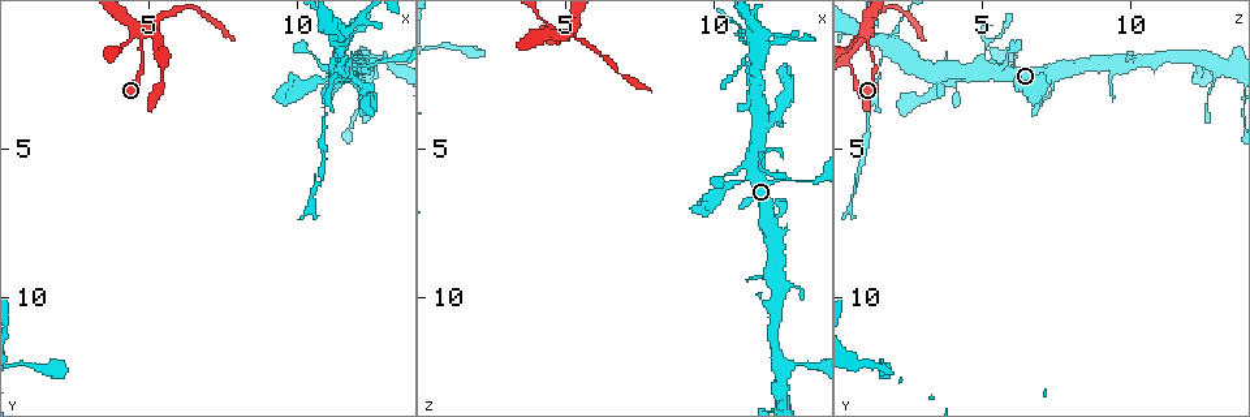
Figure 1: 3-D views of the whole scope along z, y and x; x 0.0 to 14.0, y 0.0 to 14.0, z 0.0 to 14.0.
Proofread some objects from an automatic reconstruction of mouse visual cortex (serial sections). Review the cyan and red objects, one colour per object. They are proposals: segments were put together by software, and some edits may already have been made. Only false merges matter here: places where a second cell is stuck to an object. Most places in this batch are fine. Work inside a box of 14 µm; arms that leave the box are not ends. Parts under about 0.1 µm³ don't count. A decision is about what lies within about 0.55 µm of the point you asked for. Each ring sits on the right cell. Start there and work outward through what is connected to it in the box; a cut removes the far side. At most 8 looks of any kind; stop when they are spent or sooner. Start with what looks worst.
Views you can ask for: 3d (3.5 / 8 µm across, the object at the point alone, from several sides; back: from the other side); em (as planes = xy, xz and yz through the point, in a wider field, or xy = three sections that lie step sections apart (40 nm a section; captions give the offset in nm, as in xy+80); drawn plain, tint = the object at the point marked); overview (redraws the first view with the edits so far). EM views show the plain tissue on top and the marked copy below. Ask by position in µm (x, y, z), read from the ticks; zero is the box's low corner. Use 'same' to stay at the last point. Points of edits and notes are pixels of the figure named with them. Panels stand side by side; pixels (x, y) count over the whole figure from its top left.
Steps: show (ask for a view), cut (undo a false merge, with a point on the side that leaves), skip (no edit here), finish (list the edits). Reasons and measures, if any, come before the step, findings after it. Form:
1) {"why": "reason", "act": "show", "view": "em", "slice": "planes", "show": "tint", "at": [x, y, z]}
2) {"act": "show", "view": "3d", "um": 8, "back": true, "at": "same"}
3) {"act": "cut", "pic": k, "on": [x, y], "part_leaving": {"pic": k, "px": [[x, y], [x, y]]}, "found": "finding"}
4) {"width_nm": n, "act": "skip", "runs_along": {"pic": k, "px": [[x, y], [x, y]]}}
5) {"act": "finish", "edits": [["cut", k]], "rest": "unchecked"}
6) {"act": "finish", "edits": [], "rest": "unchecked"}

{"why": "narrows sharply", "act": "show", "view": "3d", "um": 3.5, "at": [11.3, 2.4, 1.5]}

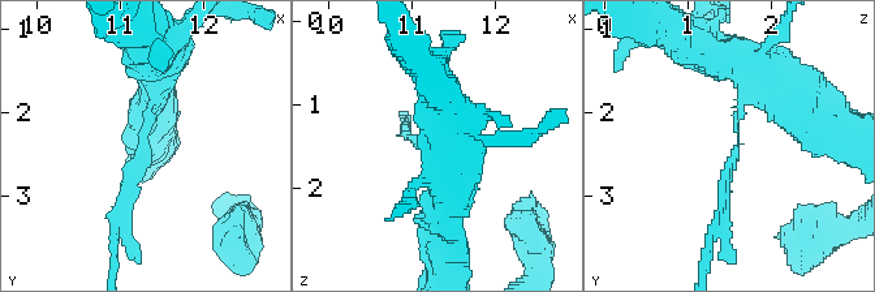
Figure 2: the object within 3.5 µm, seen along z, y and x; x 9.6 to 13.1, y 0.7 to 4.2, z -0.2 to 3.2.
{"arm_widths_nm": [150, 350], "why": "need the tissue", "act": "show", "view": "em", "slice": "xy", "step": 5, "show": "tint", "at": [11.25, 2.40, 1.60]}

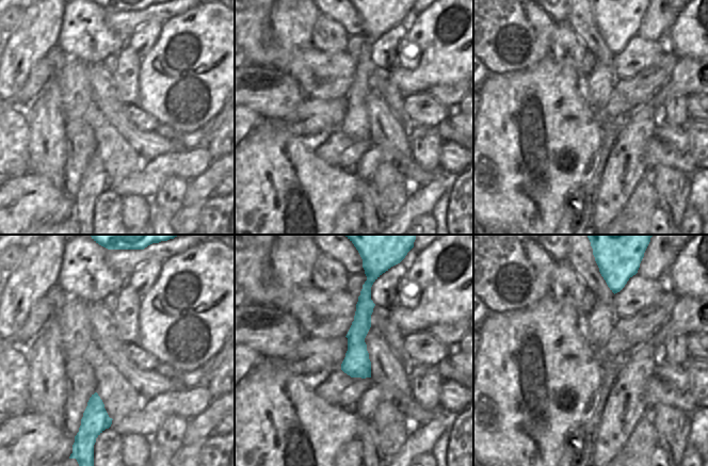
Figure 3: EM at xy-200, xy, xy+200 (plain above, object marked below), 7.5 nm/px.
{"act": "cut", "pic": 2, "on": [728, 166], "part_leaving": {"pic": 2, "px": [[738, 128], [708, 244]]}, "found": "a second cell is stuck on"}

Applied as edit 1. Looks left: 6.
{"why": "looks like a crossing", "act": "show", "view": "3d", "um": 3.5, "back": true, "at": [4.8, 1.2, 1.1]}

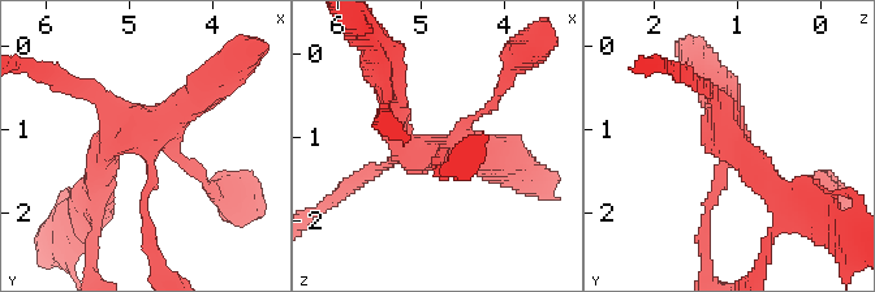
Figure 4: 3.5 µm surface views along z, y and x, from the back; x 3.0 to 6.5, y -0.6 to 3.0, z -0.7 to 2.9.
{"why": "shape alone is not enough", "act": "show", "view": "em", "slice": "planes", "show": "tint", "at": [4.80, 1.25, 1.15]}

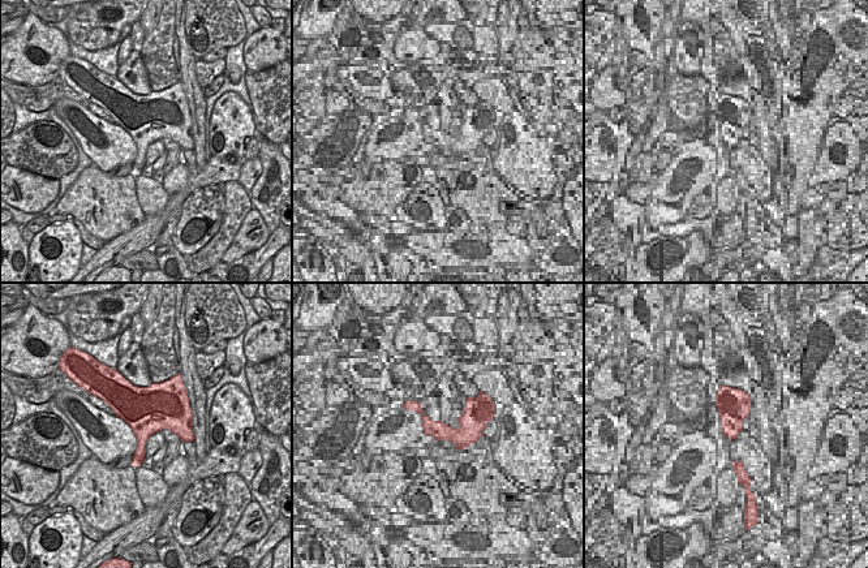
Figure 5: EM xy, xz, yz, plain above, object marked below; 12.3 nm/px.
{"width_nm": 600, "act": "skip", "runs_along": {"pic": 4, "px": [[702, 232], [722, 128], [755, 167]]}, "found": "continuous, no second cell"}

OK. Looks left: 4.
{"why": "three-way junction", "act": "show", "view": "3d", "um": 3.5, "back": true, "at": [12.3, 2.3, 13.4]}

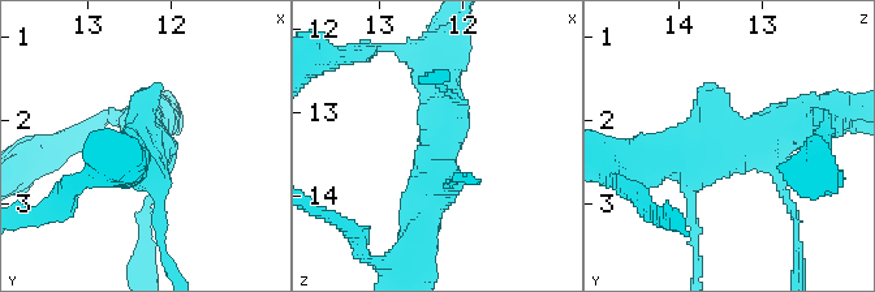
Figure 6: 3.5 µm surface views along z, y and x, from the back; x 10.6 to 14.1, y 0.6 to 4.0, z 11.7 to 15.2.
{"why": "shape alone is not enough", "act": "show", "view": "em", "slice": "xy", "step": 2, "show": "tint", "at": [12.30, 2.35, 13.40]}

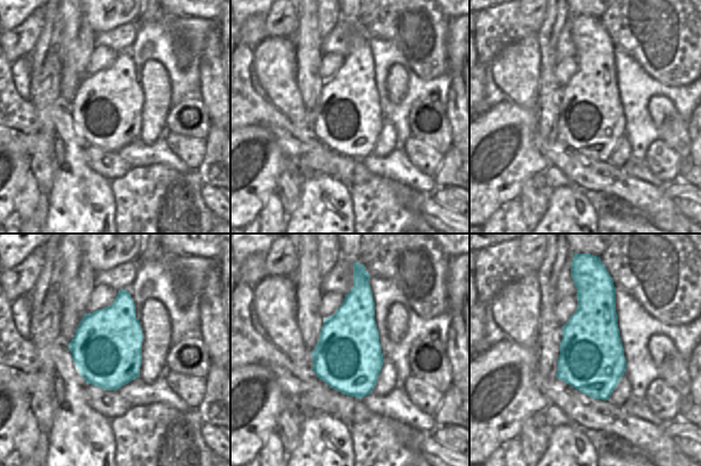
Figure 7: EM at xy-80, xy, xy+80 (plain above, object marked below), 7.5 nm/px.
{"act": "skip", "runs_along": {"pic": 6, "px": [[807, 120], [710, 155], [690, 211]]}, "found": "one cell here"}

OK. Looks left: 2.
{"act": "finish", "edits": [["cut", 2]], "rest": "unchecked"}

